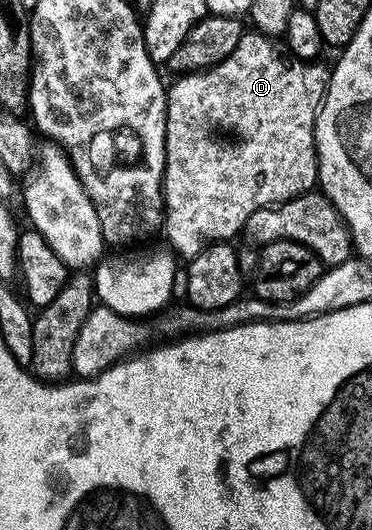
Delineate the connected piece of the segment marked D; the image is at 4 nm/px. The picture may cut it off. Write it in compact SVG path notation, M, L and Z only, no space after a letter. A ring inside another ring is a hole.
M245 31L242 39L238 39L238 47L230 51L226 59L207 69L185 73L175 78L176 82L167 86L168 106L166 107L166 163L164 164L164 223L162 233L168 236L167 244L180 259L191 259L199 255L208 245L232 239L235 233L243 230L246 219L267 205L279 205L291 197L300 197L309 192L317 184L318 166L316 163L316 115L320 111L320 102L324 99L324 91L328 87L330 76L327 68L316 65L315 60L302 61L291 53L276 46L277 42L264 33Z

